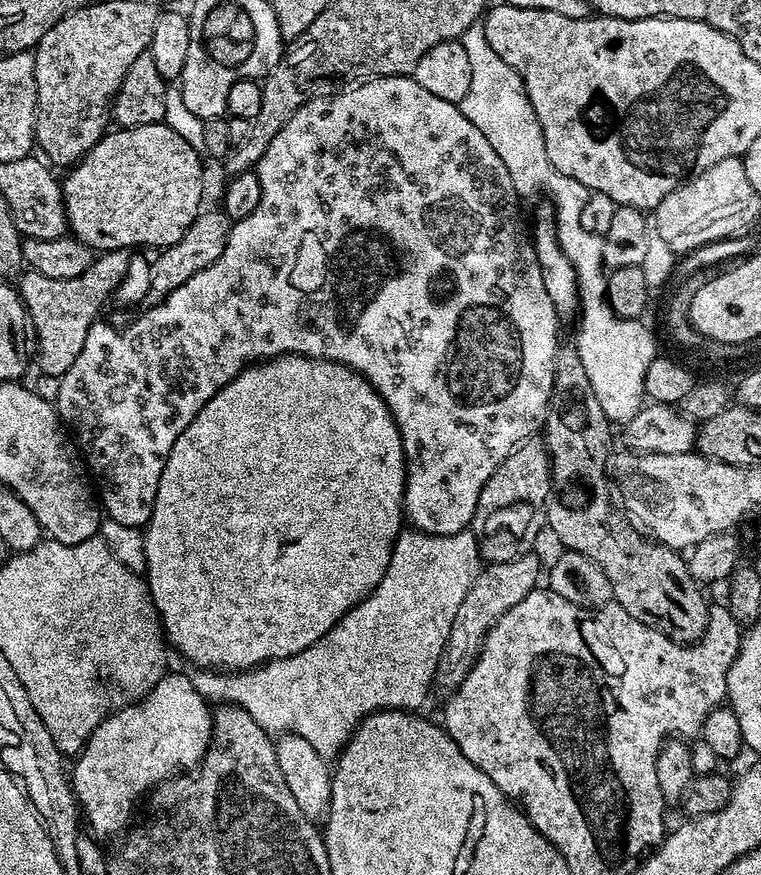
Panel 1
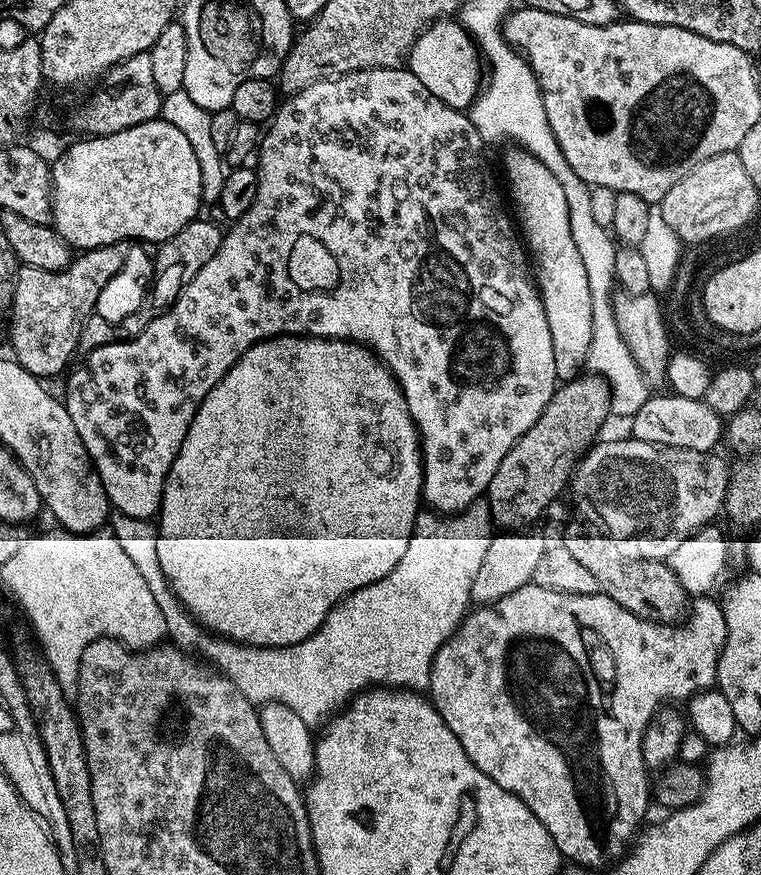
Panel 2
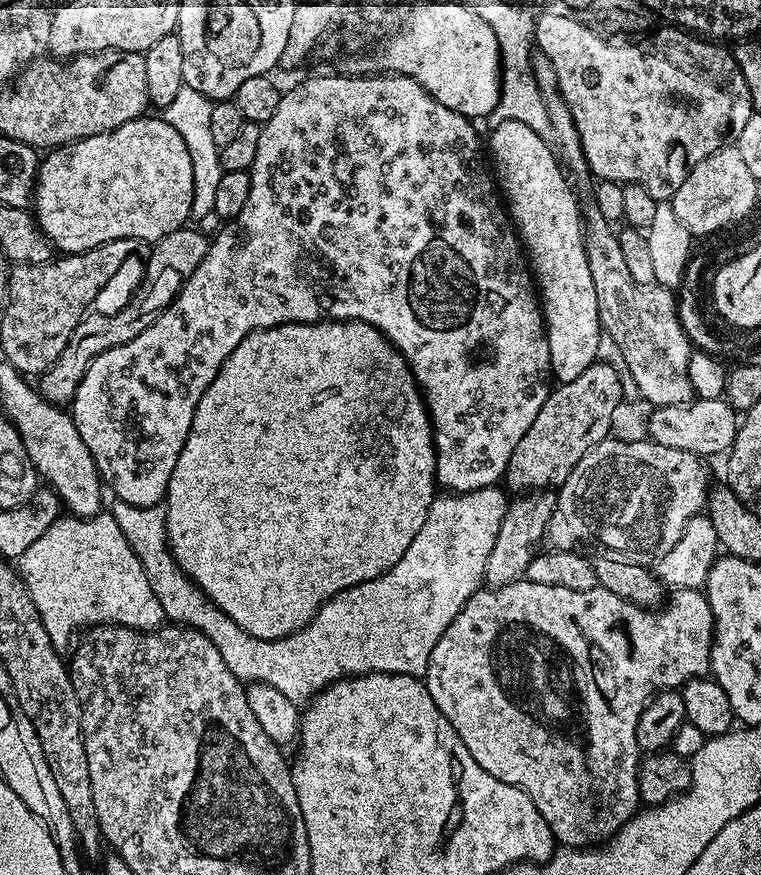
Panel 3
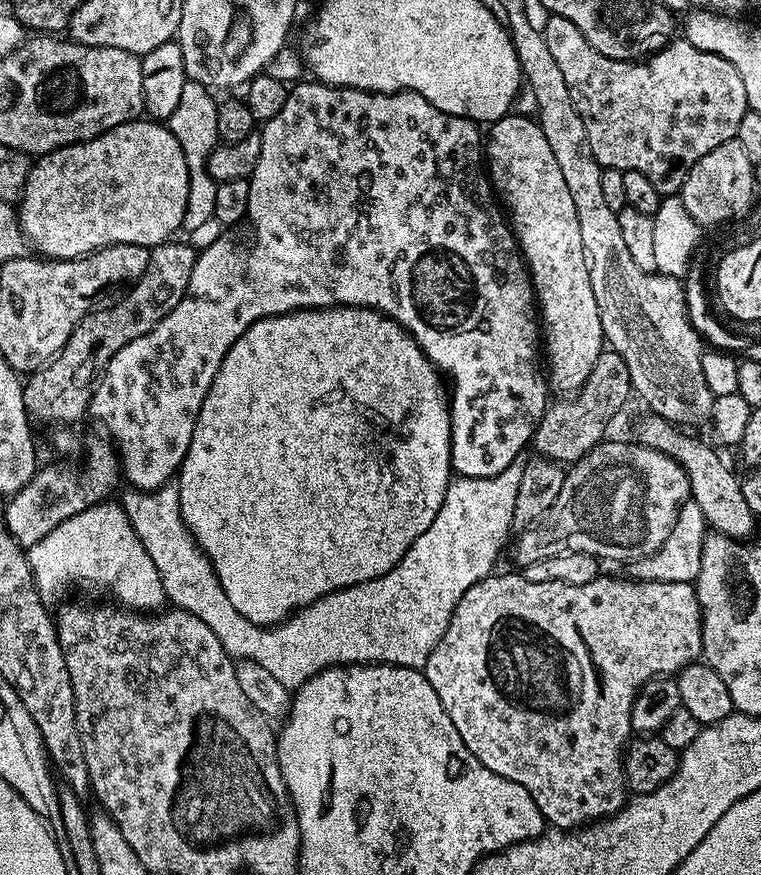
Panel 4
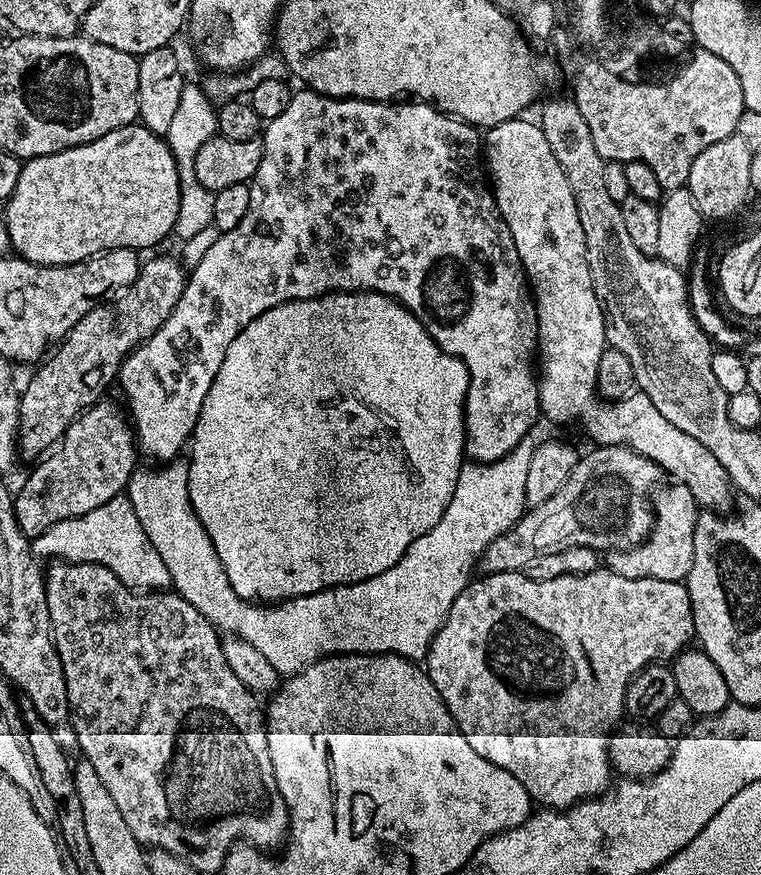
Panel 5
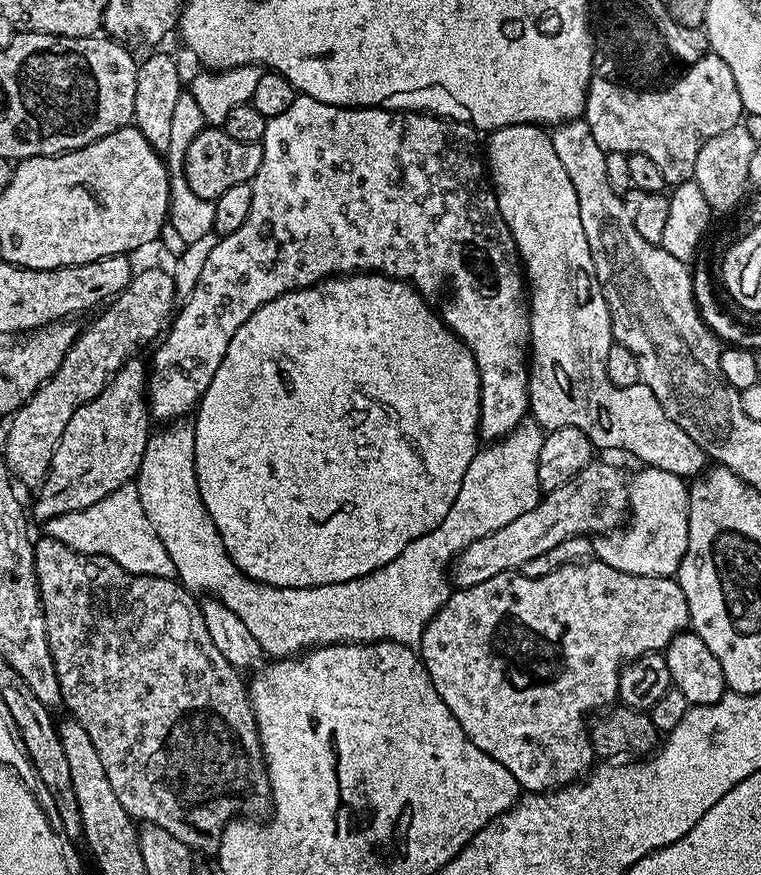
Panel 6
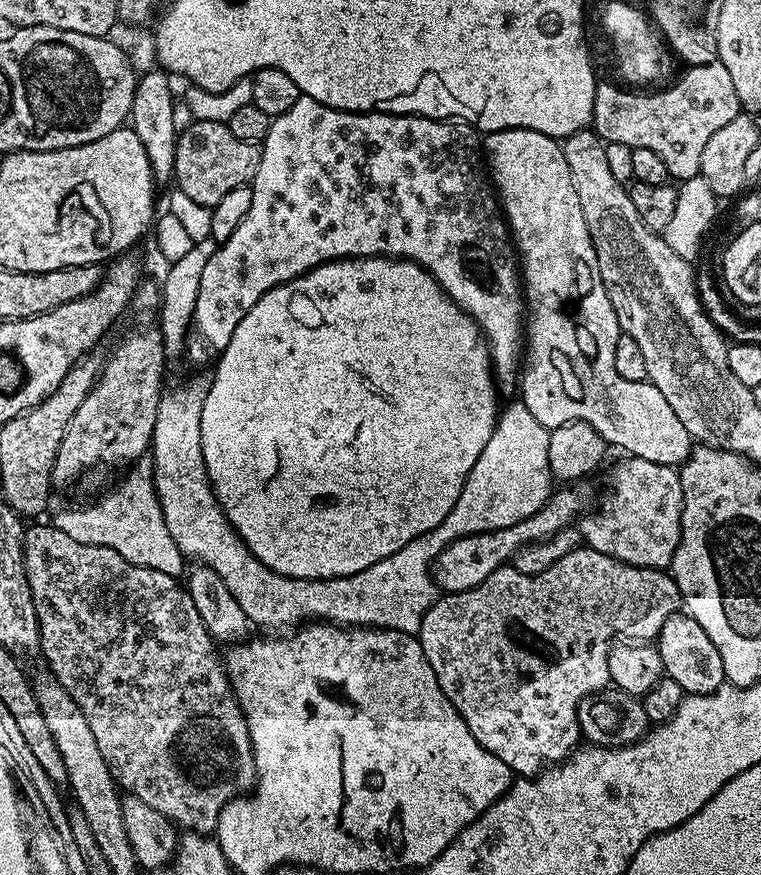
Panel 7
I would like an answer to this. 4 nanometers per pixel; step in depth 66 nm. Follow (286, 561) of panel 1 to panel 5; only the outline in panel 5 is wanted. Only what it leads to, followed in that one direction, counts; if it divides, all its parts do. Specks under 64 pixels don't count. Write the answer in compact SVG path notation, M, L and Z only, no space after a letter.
M329 292L326 296L315 296L305 300L291 300L285 304L274 306L262 314L258 314L258 318L250 321L240 331L238 338L234 338L234 342L230 342L230 346L222 358L222 366L218 366L218 374L202 402L202 410L198 414L198 422L194 426L190 437L192 460L189 459L187 461L188 494L192 509L202 522L206 534L210 534L210 538L214 542L214 550L226 570L226 578L230 582L234 594L238 594L243 600L253 602L279 602L290 598L298 598L299 596L309 596L327 588L337 588L339 584L362 582L366 578L374 578L374 574L382 574L386 570L390 570L390 566L394 566L400 561L402 554L406 554L410 542L422 538L422 534L426 534L426 530L438 526L438 518L442 518L450 498L454 498L454 486L458 486L458 474L466 463L466 453L464 451L464 403L466 402L467 393L468 371L464 363L458 357L446 354L441 350L434 342L434 338L430 338L430 334L422 326L422 322L414 314L410 314L410 310L403 308L392 296L387 296L381 292Z

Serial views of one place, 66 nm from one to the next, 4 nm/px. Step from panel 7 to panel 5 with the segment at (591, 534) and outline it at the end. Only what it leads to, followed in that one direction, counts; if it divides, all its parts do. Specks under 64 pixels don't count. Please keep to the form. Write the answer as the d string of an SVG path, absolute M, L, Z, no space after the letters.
M672 482L669 488L657 487L652 497L652 529L638 546L621 552L609 552L606 567L622 578L662 578L666 582L688 579L690 562L694 562L694 526L698 505L686 486Z

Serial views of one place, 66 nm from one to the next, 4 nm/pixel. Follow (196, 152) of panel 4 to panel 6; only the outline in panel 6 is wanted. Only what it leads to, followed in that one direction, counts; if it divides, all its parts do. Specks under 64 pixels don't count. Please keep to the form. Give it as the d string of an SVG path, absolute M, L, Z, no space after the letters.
M182 90L178 101L174 105L173 120L170 121L170 141L164 153L165 164L168 167L168 185L171 190L171 198L168 202L168 223L174 226L182 237L182 242L198 242L198 238L210 234L214 226L214 202L198 197L194 190L190 189L189 180L185 176L185 156L190 143L206 126L198 102L188 90Z

